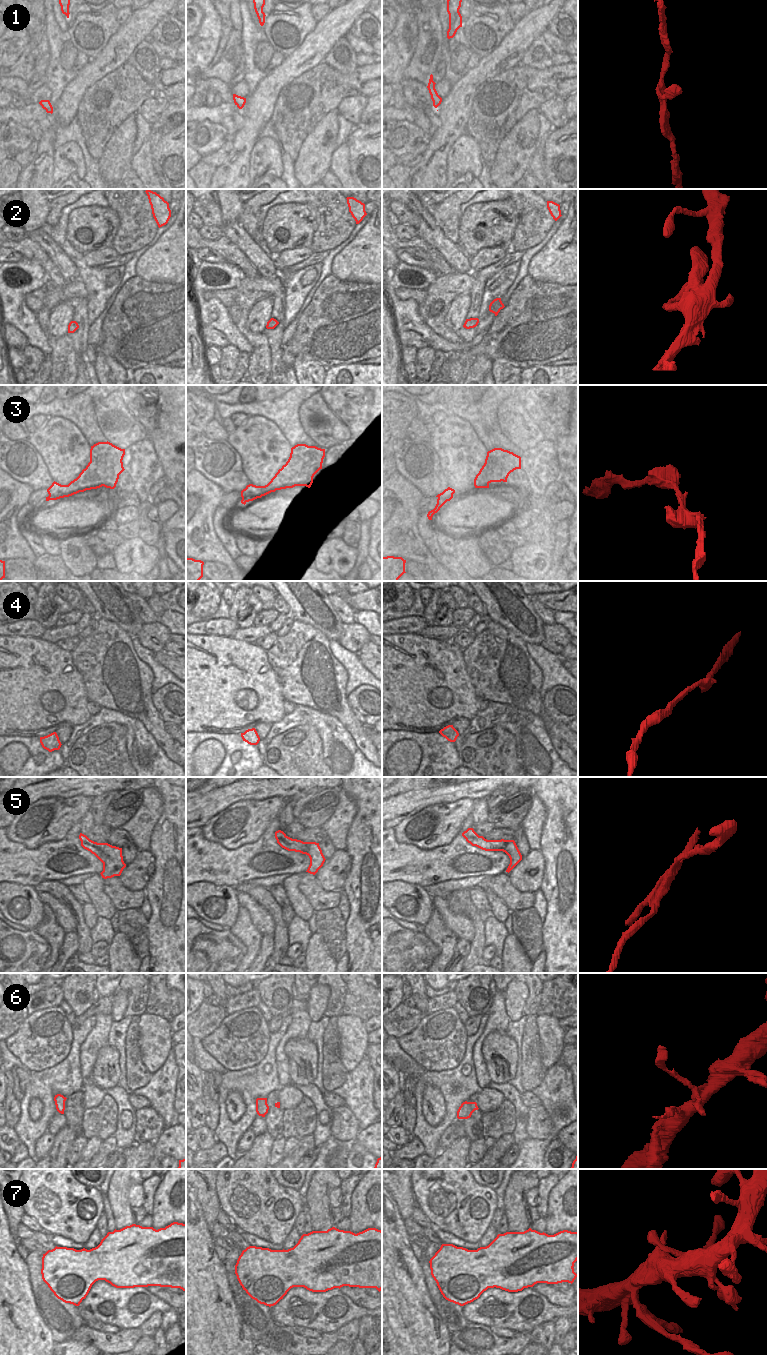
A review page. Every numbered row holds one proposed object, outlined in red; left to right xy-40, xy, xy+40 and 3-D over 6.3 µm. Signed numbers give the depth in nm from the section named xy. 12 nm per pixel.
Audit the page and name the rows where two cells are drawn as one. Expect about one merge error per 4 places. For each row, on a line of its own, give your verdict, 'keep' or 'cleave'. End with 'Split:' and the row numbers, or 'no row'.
1: keep
2: keep
3: keep
4: keep
5: keep
6: keep
7: keep
Split: no row

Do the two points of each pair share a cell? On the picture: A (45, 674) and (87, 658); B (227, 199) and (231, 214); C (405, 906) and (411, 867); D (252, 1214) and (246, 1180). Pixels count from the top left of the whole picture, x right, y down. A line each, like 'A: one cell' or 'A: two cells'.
A: two cells
B: one cell
C: two cells
D: one cell

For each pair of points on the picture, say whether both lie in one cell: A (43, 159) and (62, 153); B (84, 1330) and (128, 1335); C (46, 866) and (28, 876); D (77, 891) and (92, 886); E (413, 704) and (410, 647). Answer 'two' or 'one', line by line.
A: two
B: one
C: one
D: two
E: one

